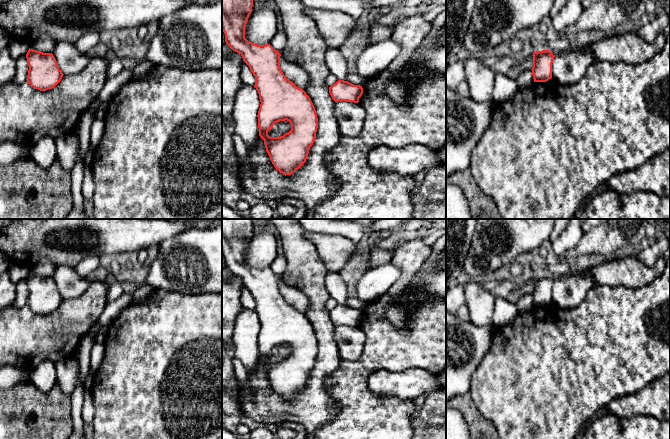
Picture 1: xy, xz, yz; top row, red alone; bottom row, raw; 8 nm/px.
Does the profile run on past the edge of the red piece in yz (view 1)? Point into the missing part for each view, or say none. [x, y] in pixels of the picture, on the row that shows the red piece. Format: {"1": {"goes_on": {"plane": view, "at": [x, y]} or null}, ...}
{"1": {"goes_on": null}}

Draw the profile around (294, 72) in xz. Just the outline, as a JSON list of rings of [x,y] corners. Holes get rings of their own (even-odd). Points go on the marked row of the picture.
[[[280,56],[280,68],[286,78],[292,81],[297,87],[303,90],[307,87],[309,77],[300,65],[291,63]]]

